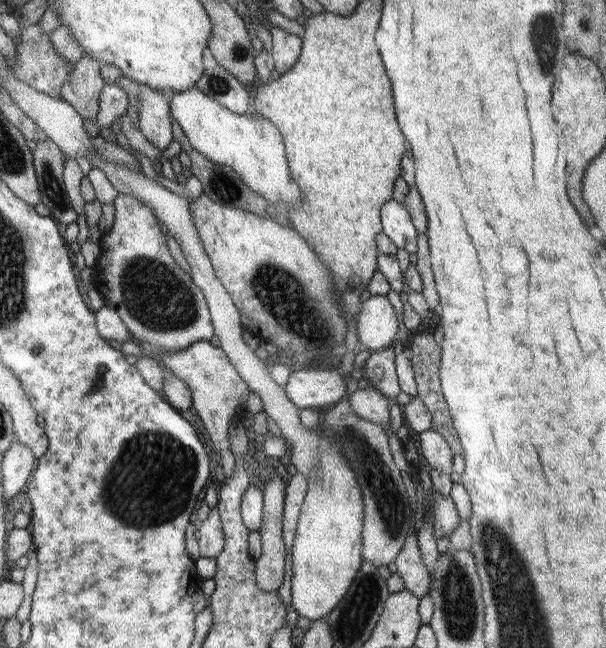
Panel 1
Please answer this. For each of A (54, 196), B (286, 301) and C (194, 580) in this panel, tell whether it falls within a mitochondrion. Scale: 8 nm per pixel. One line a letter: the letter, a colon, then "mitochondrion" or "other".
A: mitochondrion
B: mitochondrion
C: other

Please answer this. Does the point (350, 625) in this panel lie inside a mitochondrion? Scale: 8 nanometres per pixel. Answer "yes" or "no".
yes

